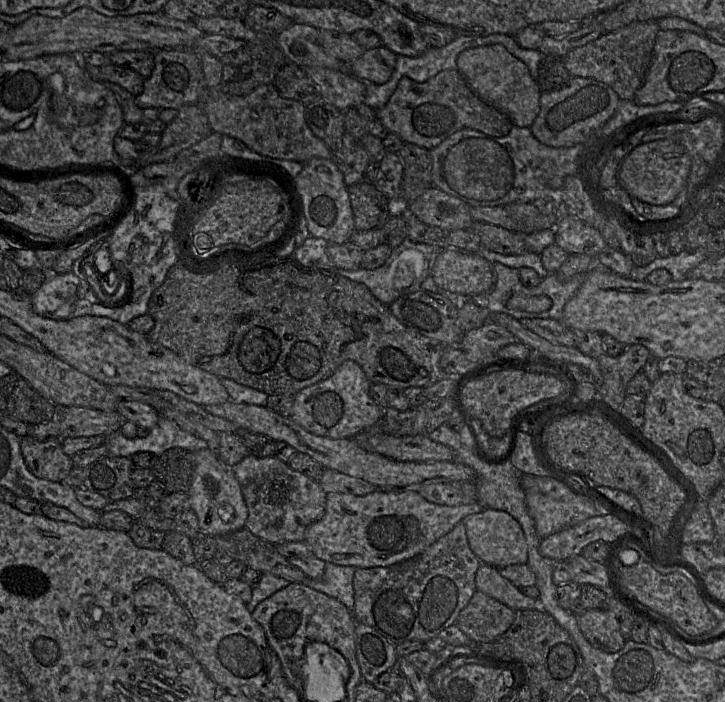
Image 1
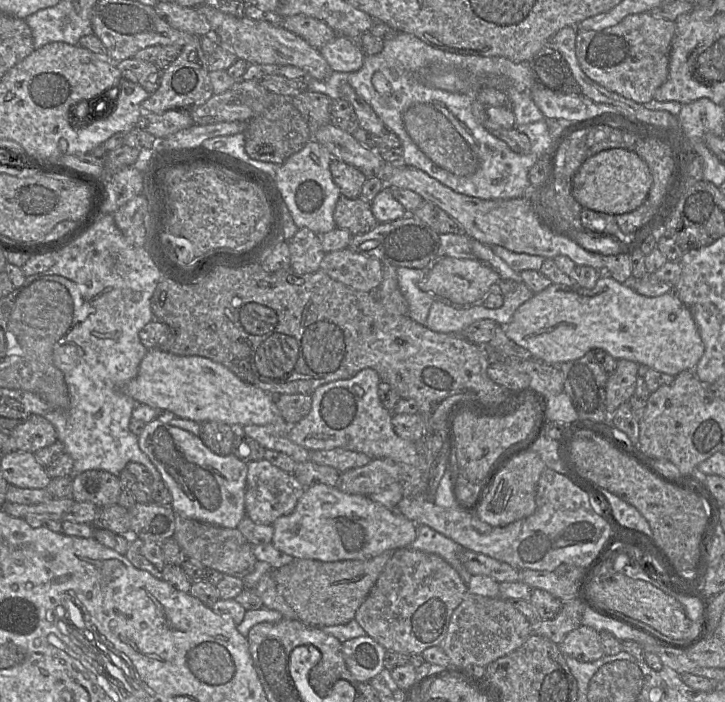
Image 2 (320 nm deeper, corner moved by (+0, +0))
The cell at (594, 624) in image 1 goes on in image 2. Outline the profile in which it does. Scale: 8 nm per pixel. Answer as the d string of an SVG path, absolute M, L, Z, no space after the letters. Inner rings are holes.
M585 625L571 631L558 645L563 655L582 662L593 662L605 656L599 632Z

